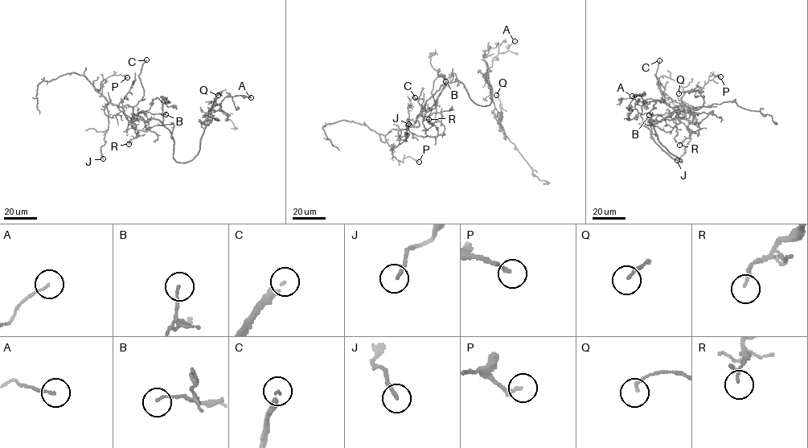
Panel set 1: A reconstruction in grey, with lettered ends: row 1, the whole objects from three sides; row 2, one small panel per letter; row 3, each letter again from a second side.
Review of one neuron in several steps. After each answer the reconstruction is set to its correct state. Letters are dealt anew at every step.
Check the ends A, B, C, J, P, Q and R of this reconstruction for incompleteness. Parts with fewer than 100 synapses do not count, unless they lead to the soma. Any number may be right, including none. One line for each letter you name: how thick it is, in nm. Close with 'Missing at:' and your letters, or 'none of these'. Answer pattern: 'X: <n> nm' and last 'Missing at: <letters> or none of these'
C: 190 nm
Missing at: C

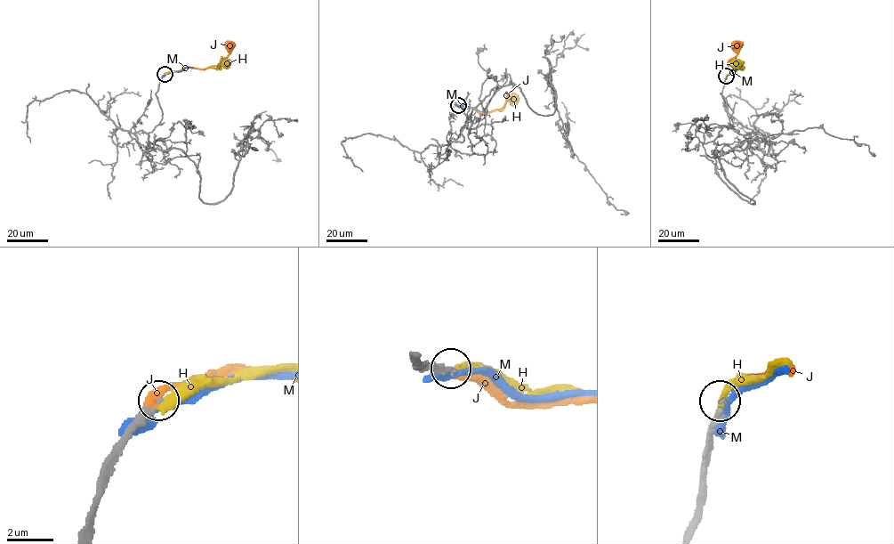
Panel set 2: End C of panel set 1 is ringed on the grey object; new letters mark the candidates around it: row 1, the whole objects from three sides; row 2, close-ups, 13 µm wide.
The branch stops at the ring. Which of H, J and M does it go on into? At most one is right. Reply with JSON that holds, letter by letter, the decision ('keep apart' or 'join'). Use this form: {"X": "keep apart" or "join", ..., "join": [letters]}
{"H": "keep apart", "J": "join", "M": "keep apart", "join": ["J"]}

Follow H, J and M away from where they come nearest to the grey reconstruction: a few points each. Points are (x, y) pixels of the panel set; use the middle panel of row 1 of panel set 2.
H: (458, 105), (472, 107), (479, 113), (488, 113), (502, 110), (510, 97), (513, 97)
J: (458, 105), (487, 113), (503, 106), (506, 92), (514, 99), (511, 98)
M: (458, 105), (487, 110)

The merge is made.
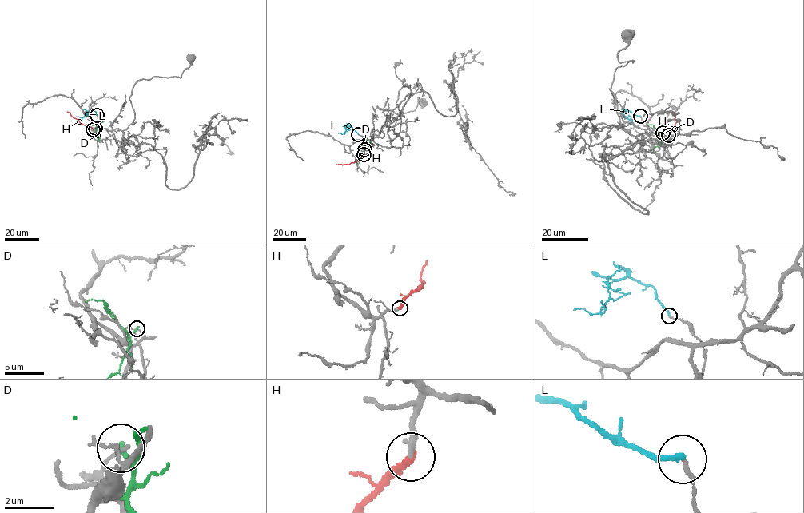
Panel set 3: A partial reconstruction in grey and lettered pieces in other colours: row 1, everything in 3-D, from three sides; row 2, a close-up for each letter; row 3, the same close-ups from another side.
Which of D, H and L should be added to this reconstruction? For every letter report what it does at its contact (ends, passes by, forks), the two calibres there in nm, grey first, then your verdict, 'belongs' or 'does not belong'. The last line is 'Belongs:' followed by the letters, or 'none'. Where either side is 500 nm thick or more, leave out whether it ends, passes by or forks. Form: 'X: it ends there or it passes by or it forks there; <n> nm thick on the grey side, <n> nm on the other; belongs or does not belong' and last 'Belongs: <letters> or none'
D: it ends there; 150 nm thick on the grey side, 200 nm on the other; does not belong
H: it ends there; 240 nm thick on the grey side, 340 nm on the other; belongs
L: it ends there; 120 nm thick on the grey side, 240 nm on the other; does not belong
Belongs: H

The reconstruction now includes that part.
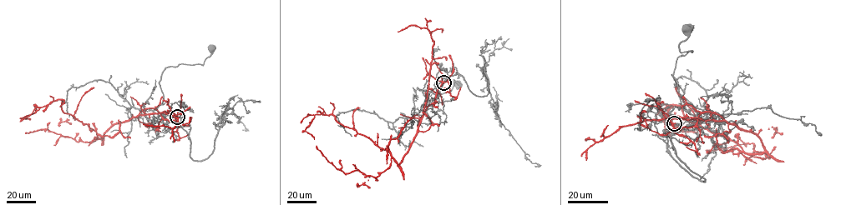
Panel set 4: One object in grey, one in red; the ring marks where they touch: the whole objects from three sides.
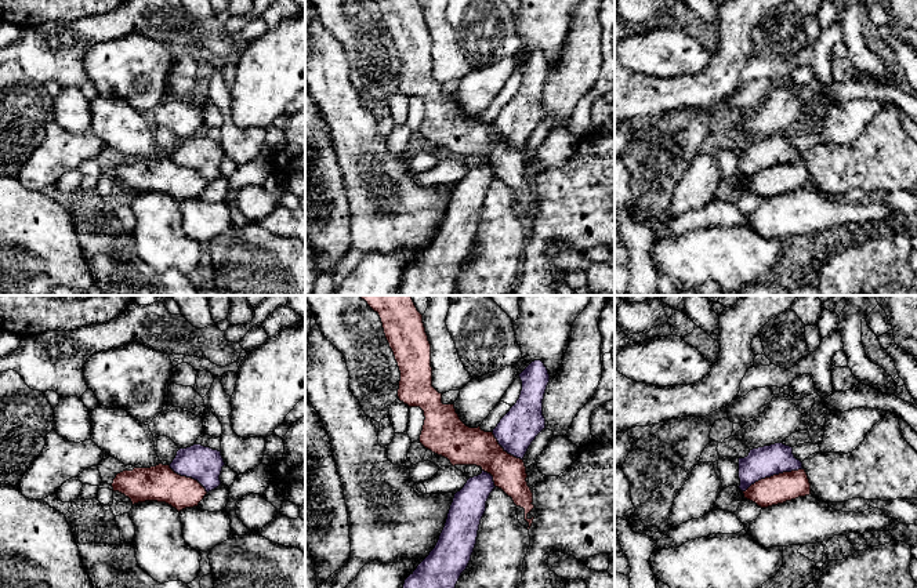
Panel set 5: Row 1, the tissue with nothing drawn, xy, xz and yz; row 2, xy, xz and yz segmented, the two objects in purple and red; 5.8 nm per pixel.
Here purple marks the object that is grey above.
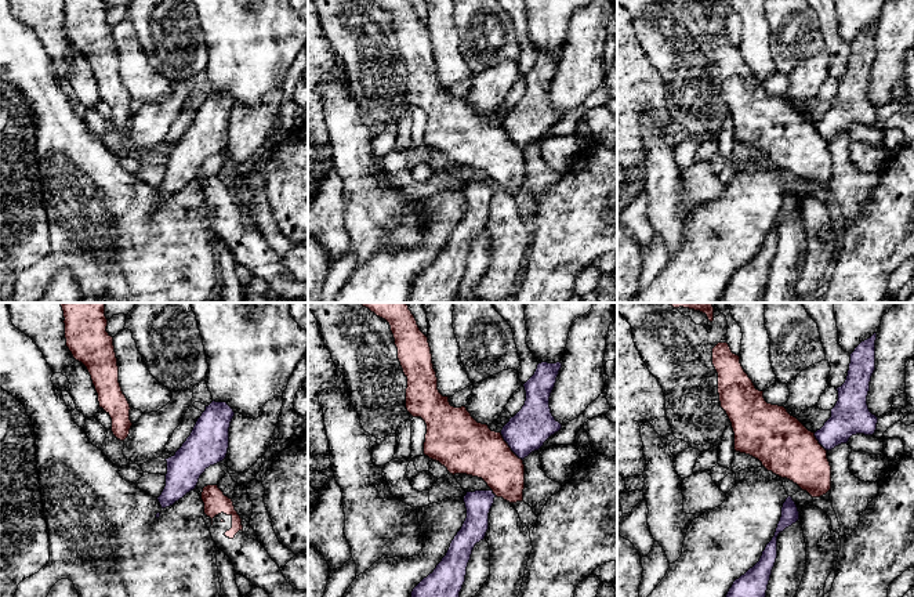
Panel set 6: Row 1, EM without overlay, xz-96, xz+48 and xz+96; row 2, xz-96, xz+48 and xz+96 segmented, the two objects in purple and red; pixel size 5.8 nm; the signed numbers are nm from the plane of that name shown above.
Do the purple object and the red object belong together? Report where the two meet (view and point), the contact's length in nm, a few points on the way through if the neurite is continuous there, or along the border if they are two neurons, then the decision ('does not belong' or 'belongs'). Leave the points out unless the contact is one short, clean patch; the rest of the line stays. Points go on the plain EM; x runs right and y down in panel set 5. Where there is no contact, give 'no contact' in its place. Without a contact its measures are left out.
contact yz (772, 166); length 380 nm; border yz (803, 159), (761, 169), (743, 182); does not belong

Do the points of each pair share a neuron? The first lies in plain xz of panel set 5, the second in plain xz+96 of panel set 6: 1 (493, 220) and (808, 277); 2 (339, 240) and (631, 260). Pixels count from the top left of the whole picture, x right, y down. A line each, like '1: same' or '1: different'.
1: same
2: different

